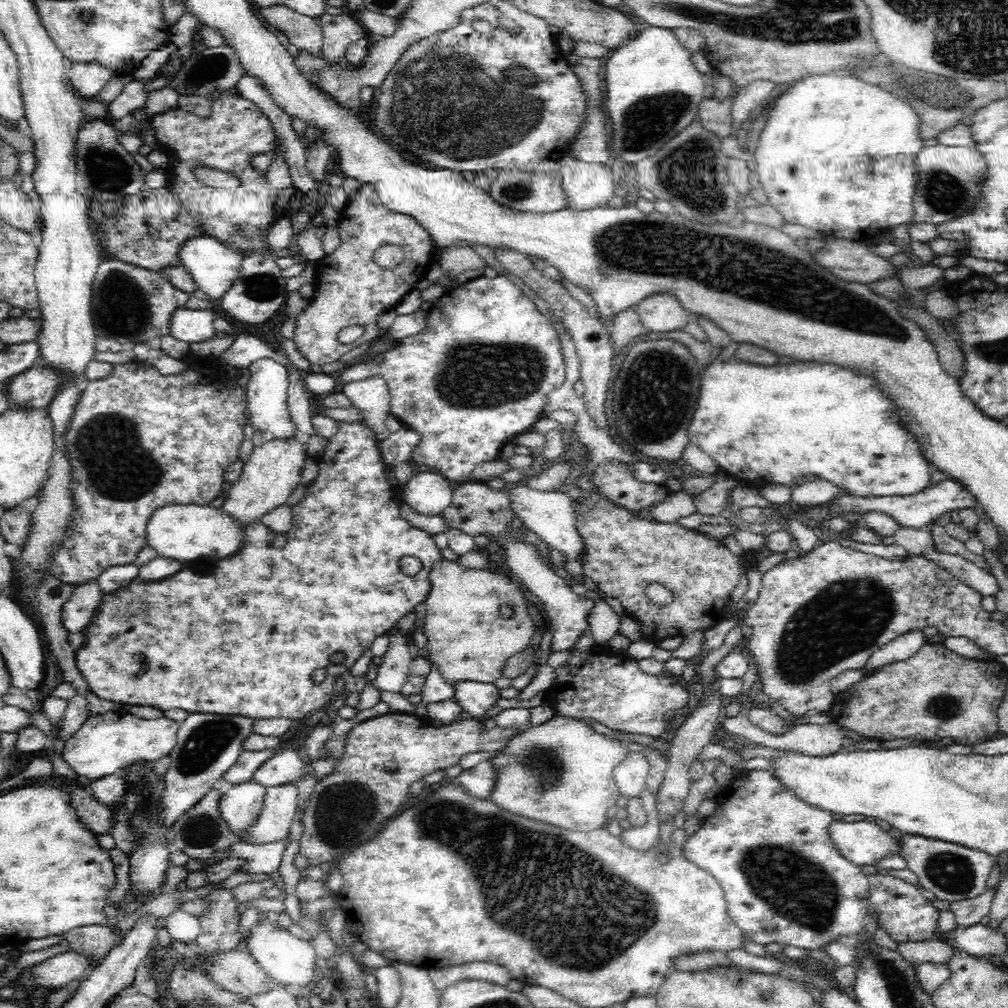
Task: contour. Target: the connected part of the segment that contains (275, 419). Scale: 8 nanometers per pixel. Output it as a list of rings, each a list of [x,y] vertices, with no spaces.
[[[260,358],[249,366],[250,378],[247,384],[247,411],[250,426],[255,432],[264,432],[267,438],[292,438],[296,435],[287,403],[289,372],[285,366],[272,358]]]

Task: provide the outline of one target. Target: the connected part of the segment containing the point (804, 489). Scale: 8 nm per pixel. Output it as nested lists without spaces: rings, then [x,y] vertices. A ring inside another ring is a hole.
[[[824,479],[806,481],[791,487],[791,500],[804,507],[817,507],[829,503],[842,490]]]

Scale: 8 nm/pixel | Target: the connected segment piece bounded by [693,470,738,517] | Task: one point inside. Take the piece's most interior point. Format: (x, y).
(711, 502)

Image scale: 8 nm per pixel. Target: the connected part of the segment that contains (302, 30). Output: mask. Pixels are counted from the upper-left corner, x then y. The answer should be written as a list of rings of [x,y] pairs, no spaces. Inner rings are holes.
[[[273,4],[256,9],[264,24],[274,26],[289,39],[297,50],[305,50],[320,56],[323,47],[323,32],[315,18],[294,12],[288,5]]]

